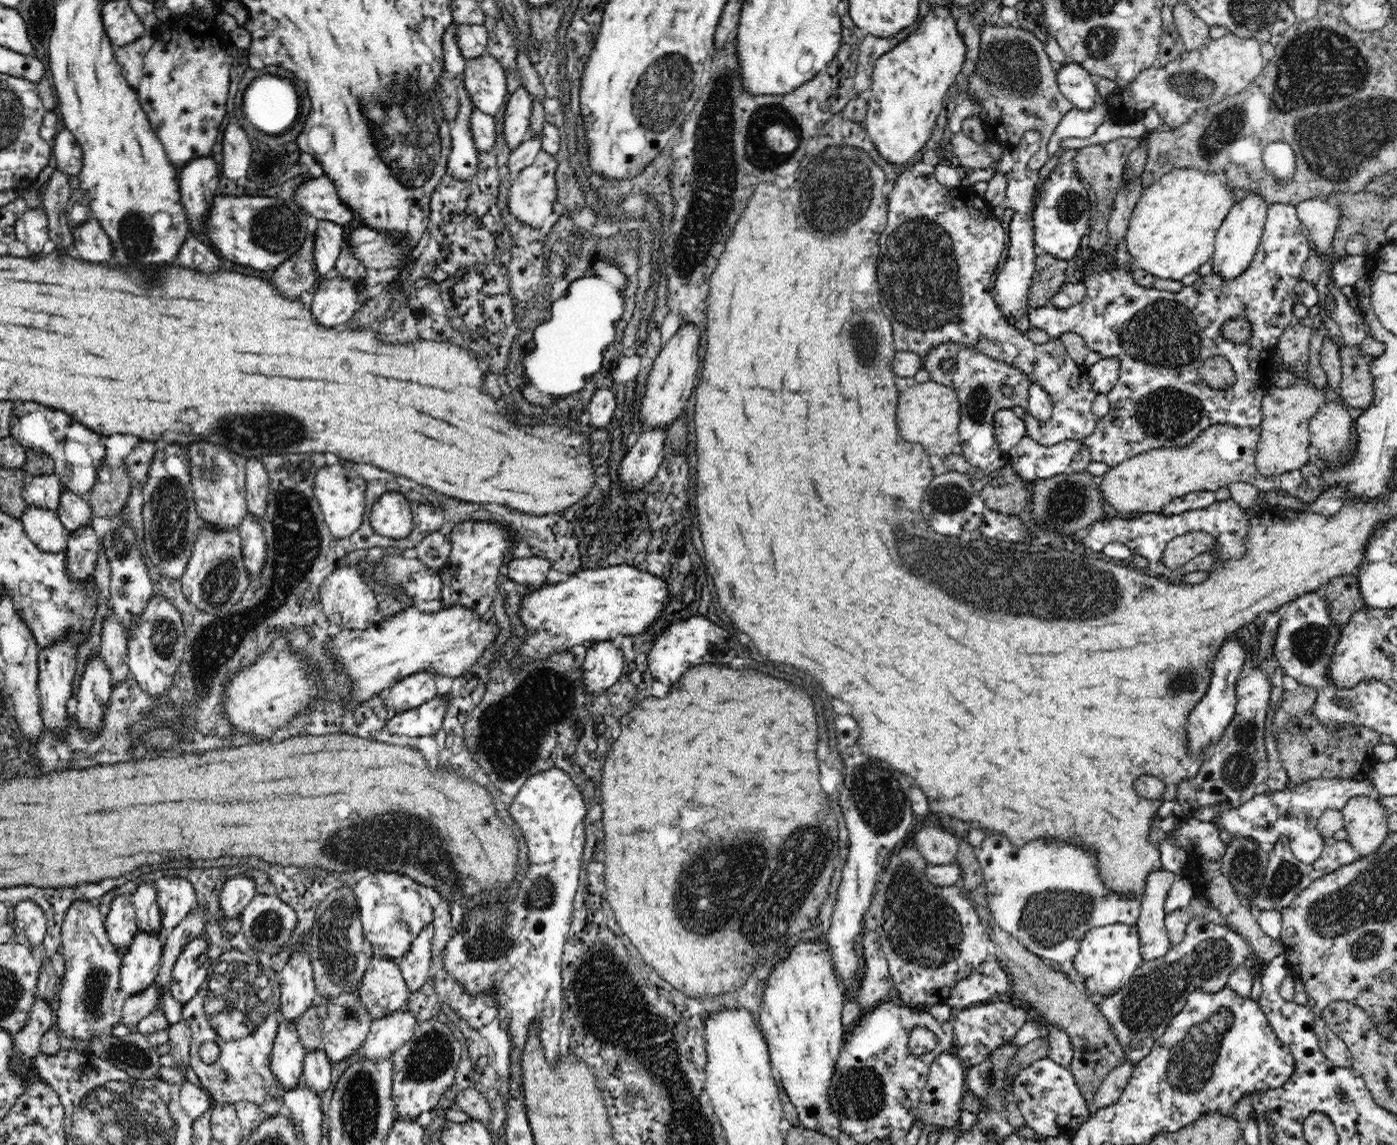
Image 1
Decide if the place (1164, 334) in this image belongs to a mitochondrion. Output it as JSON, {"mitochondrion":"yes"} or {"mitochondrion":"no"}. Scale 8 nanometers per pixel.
{"mitochondrion":"yes"}

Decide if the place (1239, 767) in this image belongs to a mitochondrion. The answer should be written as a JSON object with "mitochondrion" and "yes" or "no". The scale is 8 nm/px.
{"mitochondrion":"yes"}

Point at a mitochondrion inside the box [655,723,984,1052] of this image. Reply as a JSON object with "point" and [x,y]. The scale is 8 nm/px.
{"point":[734,891]}

